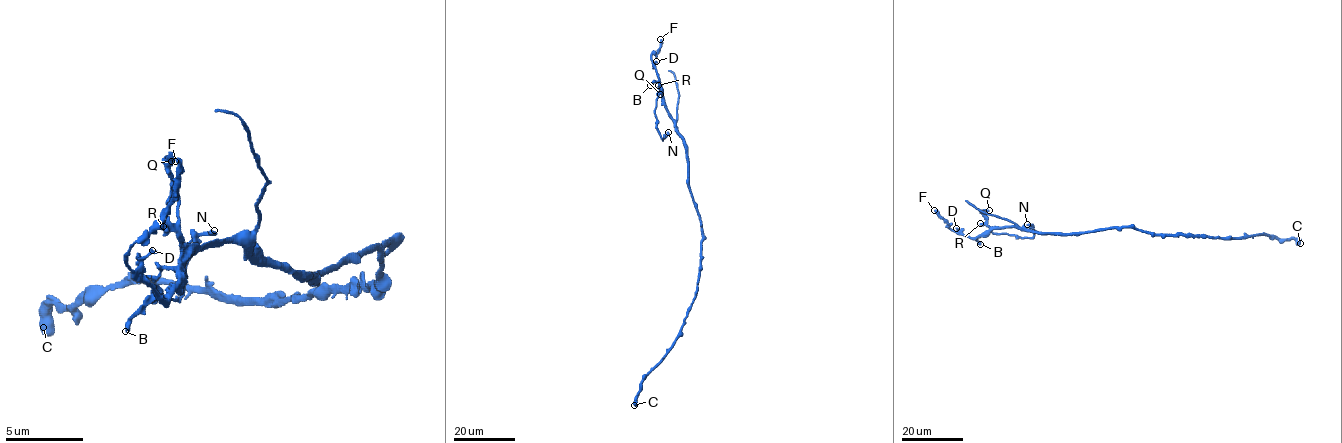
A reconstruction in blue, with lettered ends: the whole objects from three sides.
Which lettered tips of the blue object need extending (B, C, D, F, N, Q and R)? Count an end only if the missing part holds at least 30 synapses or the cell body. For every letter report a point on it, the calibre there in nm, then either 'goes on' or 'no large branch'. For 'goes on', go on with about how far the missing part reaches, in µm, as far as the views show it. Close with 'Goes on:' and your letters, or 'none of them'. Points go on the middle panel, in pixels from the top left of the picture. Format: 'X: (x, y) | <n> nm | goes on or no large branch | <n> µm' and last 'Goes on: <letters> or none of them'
B: (650, 85) | 300 nm | no large branch
C: (634, 405) | 700 nm | no large branch
D: (656, 61) | 190 nm | no large branch
F: (660, 39) | 320 nm | no large branch
N: (668, 132) | 280 nm | no large branch
Q: (660, 94) | 200 nm | no large branch
R: (658, 85) | 320 nm | no large branch
Goes on: none of them

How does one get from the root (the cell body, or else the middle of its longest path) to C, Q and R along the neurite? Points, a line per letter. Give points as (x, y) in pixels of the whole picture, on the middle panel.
C: (700, 218), (702, 241), (695, 297), (672, 348), (642, 381), (634, 405)
Q: (700, 218), (689, 185), (687, 147), (668, 112), (659, 86), (660, 94)
R: (700, 218), (689, 185), (687, 147), (658, 85)

